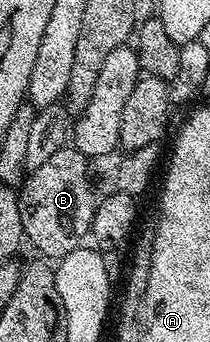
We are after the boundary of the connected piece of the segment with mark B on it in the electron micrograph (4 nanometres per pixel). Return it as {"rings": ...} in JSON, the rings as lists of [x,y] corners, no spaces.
{"rings":[[[67,145],[60,148],[40,169],[29,172],[26,180],[22,183],[18,191],[18,204],[20,205],[20,221],[24,225],[24,236],[39,251],[39,256],[45,257],[50,261],[59,261],[68,253],[80,246],[83,246],[84,240],[90,235],[90,226],[96,206],[96,195],[90,192],[90,167],[87,157],[80,153],[73,145]]]}

